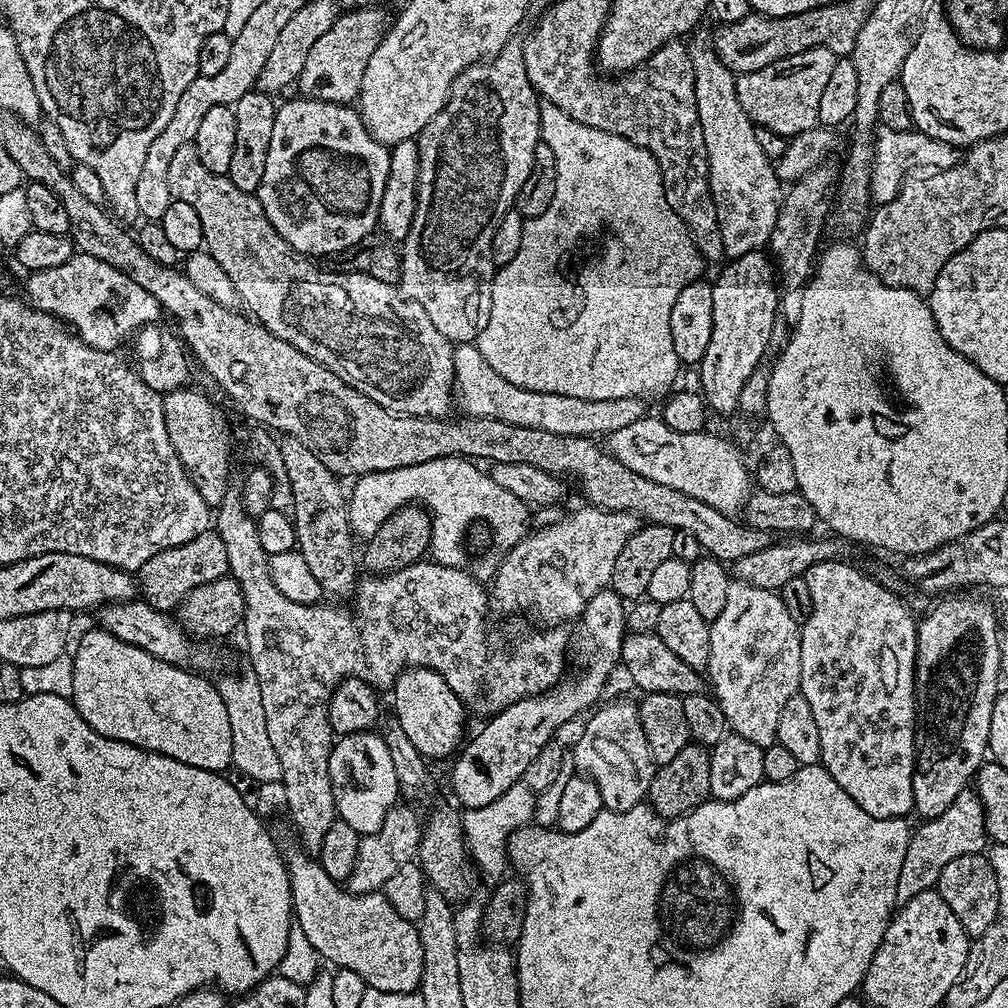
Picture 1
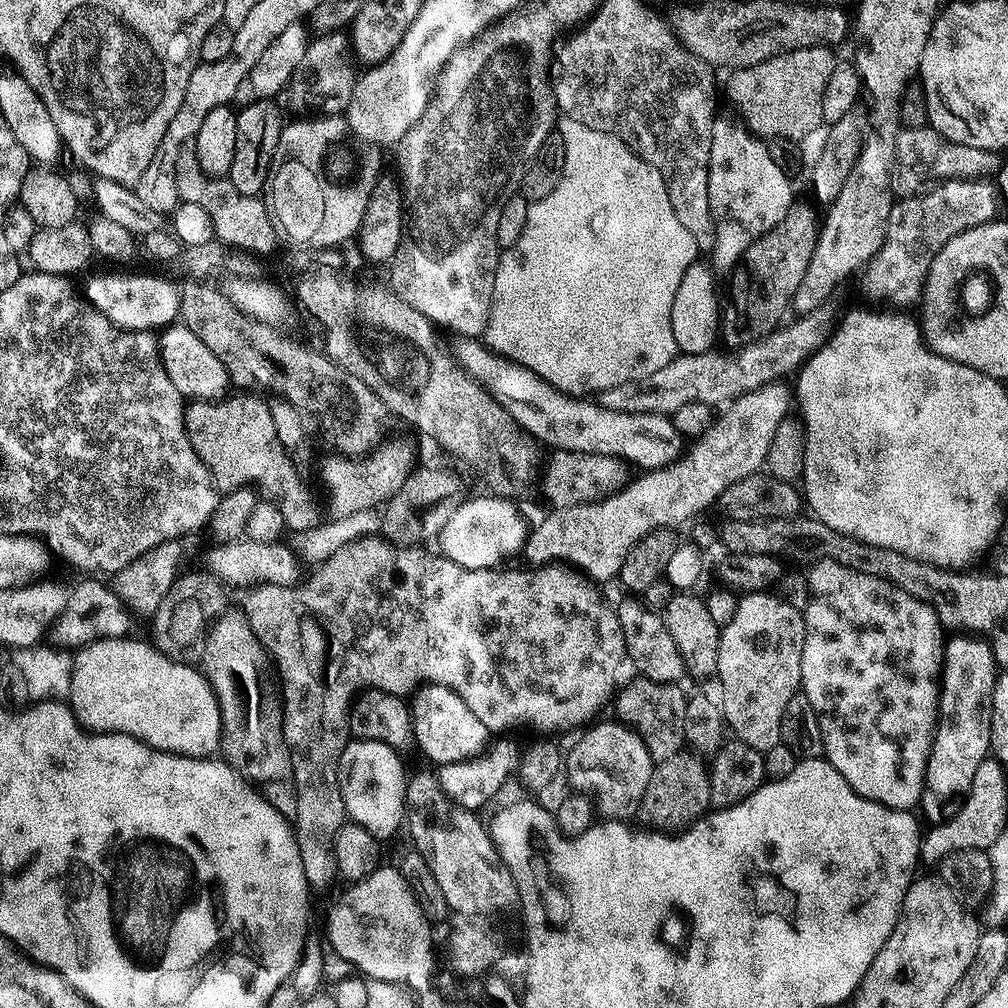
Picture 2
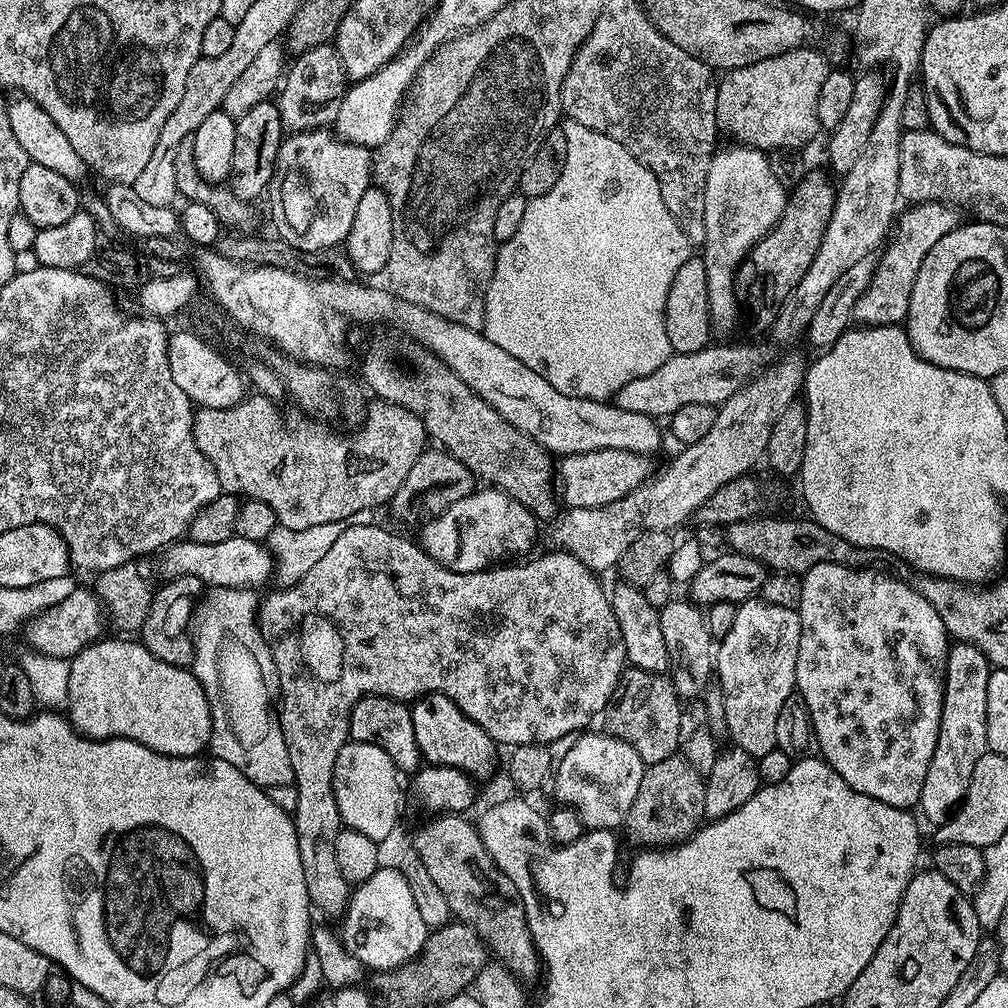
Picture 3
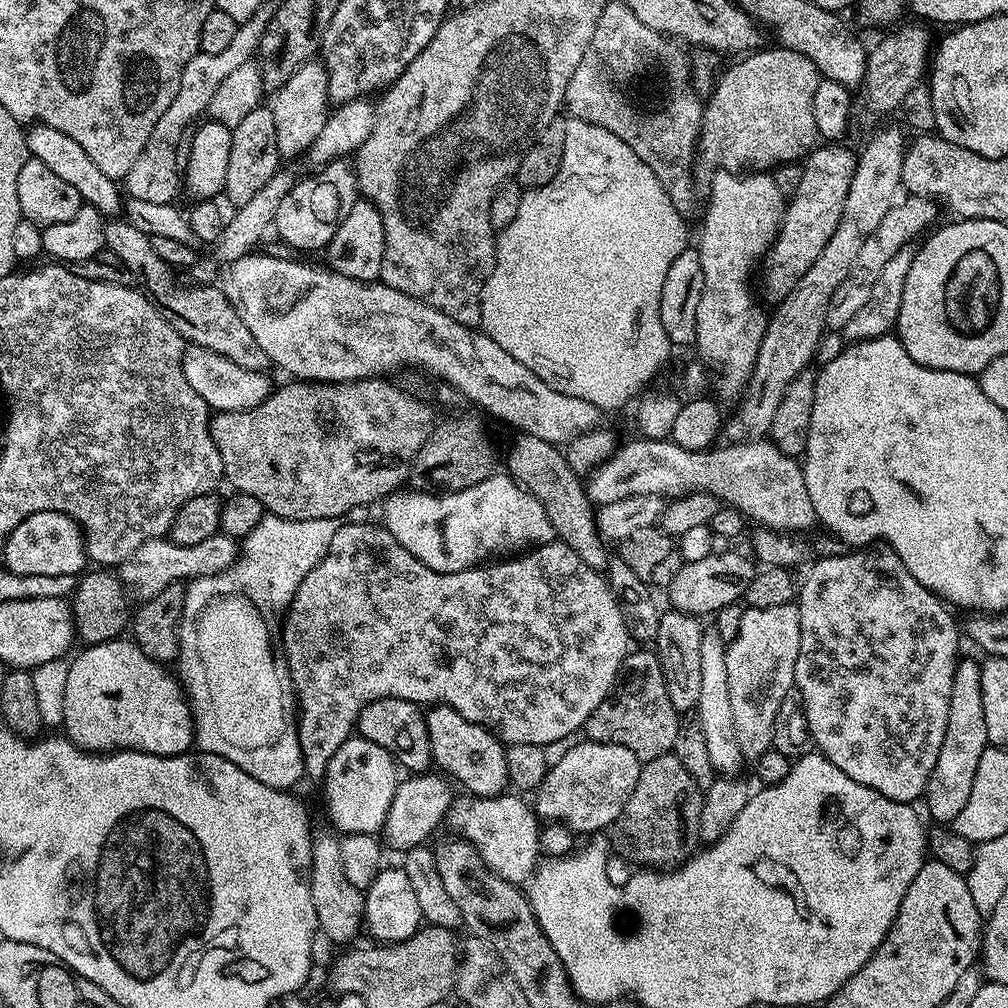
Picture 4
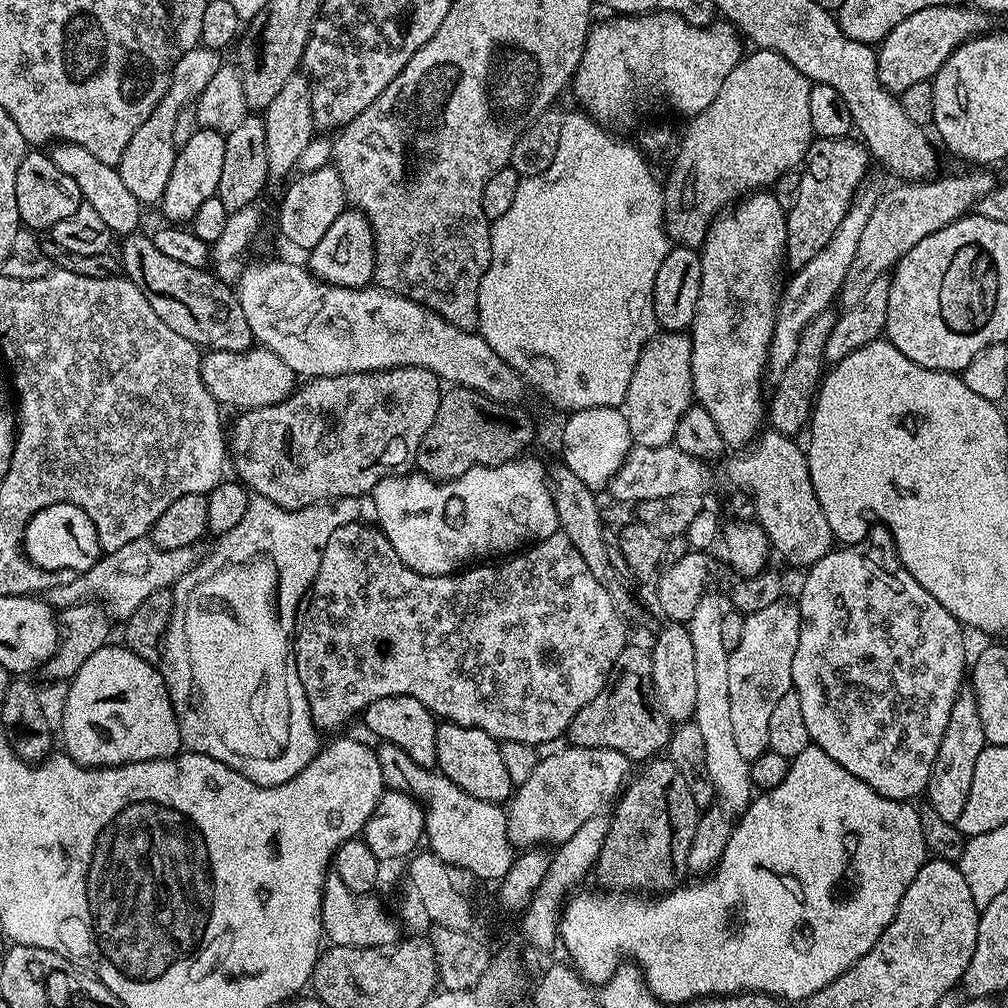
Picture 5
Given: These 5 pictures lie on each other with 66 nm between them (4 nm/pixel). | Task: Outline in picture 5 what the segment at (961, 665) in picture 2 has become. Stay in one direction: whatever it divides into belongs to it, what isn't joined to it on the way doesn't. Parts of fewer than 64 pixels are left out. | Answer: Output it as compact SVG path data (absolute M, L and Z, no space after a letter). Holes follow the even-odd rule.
M971 687L961 688L958 698L954 698L954 707L950 709L950 722L946 722L946 734L942 734L942 746L938 746L938 758L930 770L926 789L927 803L945 822L956 823L956 819L966 807L966 797L970 795L970 782L974 779L974 765L978 763L978 754L986 747L982 718L978 718L978 702Z

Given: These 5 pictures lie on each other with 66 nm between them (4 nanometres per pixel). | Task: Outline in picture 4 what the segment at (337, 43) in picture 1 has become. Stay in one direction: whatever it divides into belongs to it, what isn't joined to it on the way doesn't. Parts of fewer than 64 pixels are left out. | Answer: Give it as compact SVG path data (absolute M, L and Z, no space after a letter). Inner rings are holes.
M319 59L307 60L280 88L275 89L276 96L270 101L274 114L274 138L278 142L281 157L296 158L308 151L308 147L321 133L330 115L328 98L328 72Z

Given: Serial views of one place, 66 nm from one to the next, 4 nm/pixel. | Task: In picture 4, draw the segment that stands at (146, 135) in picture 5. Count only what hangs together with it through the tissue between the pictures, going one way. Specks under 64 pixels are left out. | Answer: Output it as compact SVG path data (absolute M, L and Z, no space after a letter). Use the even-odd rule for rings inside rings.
M259 8L249 20L243 21L237 27L234 42L230 42L226 50L222 50L219 54L206 54L199 51L194 58L190 58L190 62L186 62L186 66L182 69L182 82L178 86L178 94L174 94L174 102L170 102L170 106L166 106L166 110L162 113L162 118L154 122L154 130L150 130L150 138L142 154L138 154L134 166L130 166L130 174L126 174L123 178L122 184L129 197L166 204L171 204L177 199L176 191L181 191L182 188L182 172L175 164L178 141L207 113L210 98L214 98L218 86L238 66L251 61L257 55L260 39L269 19L269 9Z

